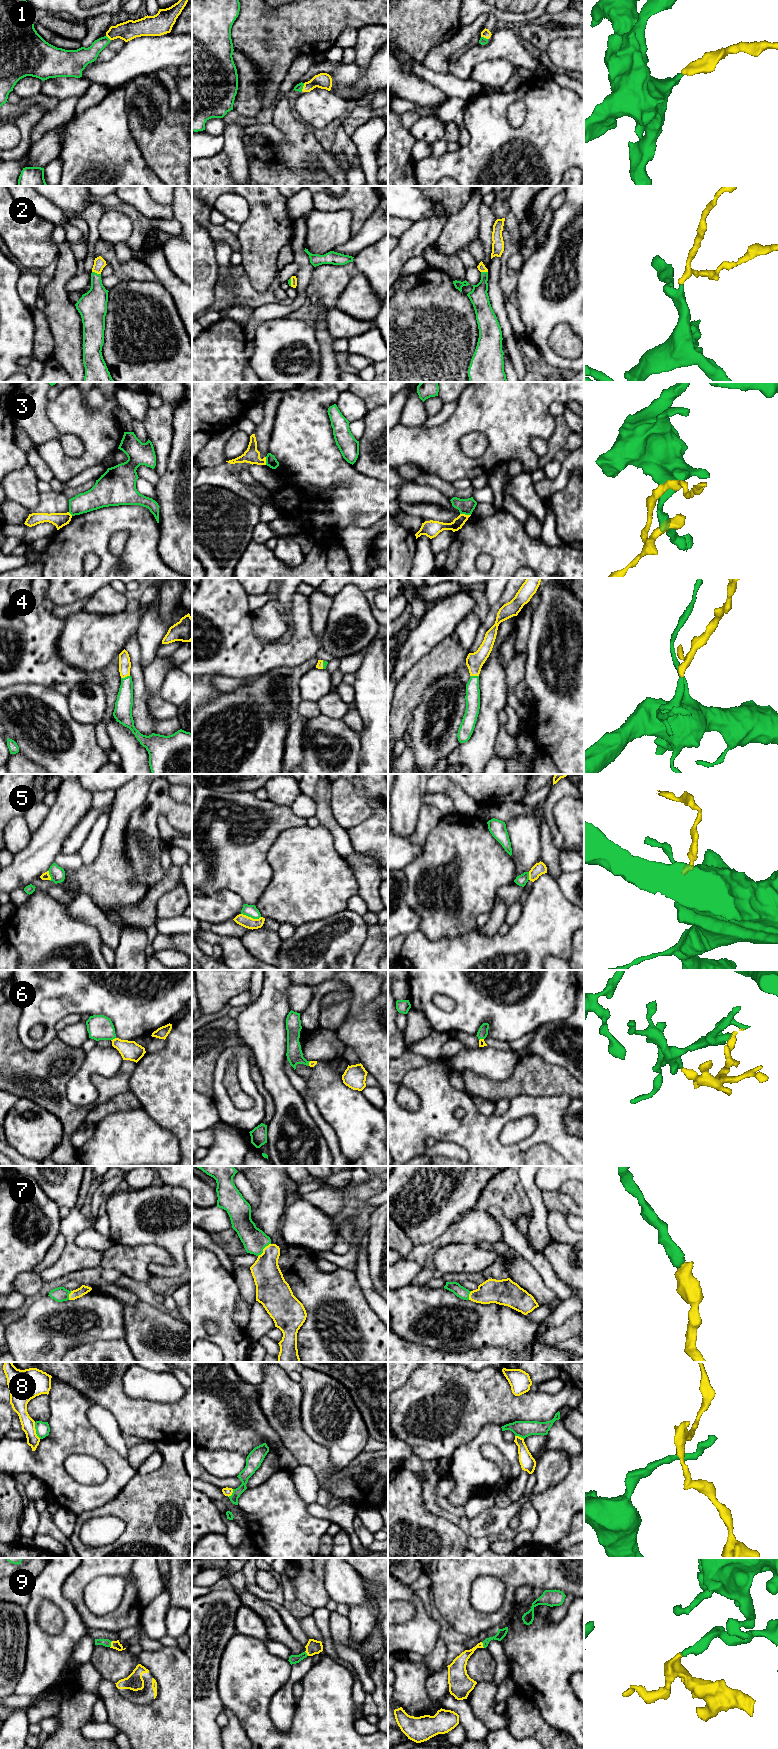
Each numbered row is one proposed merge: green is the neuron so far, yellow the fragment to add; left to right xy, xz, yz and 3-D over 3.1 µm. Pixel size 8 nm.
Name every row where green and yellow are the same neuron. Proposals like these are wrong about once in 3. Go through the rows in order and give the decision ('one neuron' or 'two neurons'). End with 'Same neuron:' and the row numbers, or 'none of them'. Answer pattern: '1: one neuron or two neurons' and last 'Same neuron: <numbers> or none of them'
1: one neuron
2: one neuron
3: two neurons
4: one neuron
5: two neurons
6: one neuron
7: one neuron
8: two neurons
9: one neuron
Same neuron: 1, 2, 4, 6, 7, 9

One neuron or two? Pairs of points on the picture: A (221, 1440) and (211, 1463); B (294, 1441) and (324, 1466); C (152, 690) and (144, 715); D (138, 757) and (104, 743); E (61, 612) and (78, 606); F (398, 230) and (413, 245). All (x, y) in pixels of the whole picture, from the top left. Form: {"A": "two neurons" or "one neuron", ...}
{"A": "two neurons", "B": "one neuron", "C": "two neurons", "D": "two neurons", "E": "one neuron", "F": "two neurons"}

